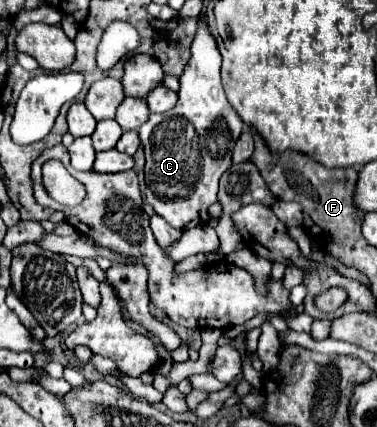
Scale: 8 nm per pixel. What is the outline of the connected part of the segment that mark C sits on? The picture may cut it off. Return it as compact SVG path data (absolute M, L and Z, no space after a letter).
M203 18L197 22L197 34L191 42L191 58L185 64L185 70L179 78L179 100L171 112L163 114L151 114L147 118L147 124L139 128L141 146L145 150L145 200L153 206L155 214L165 218L171 226L177 230L187 230L197 224L205 224L209 220L207 208L217 202L217 184L221 174L231 166L231 150L235 140L239 140L243 132L243 120L241 116L231 108L223 86L221 86L221 54L217 48L217 42L213 34L209 32L209 26Z

